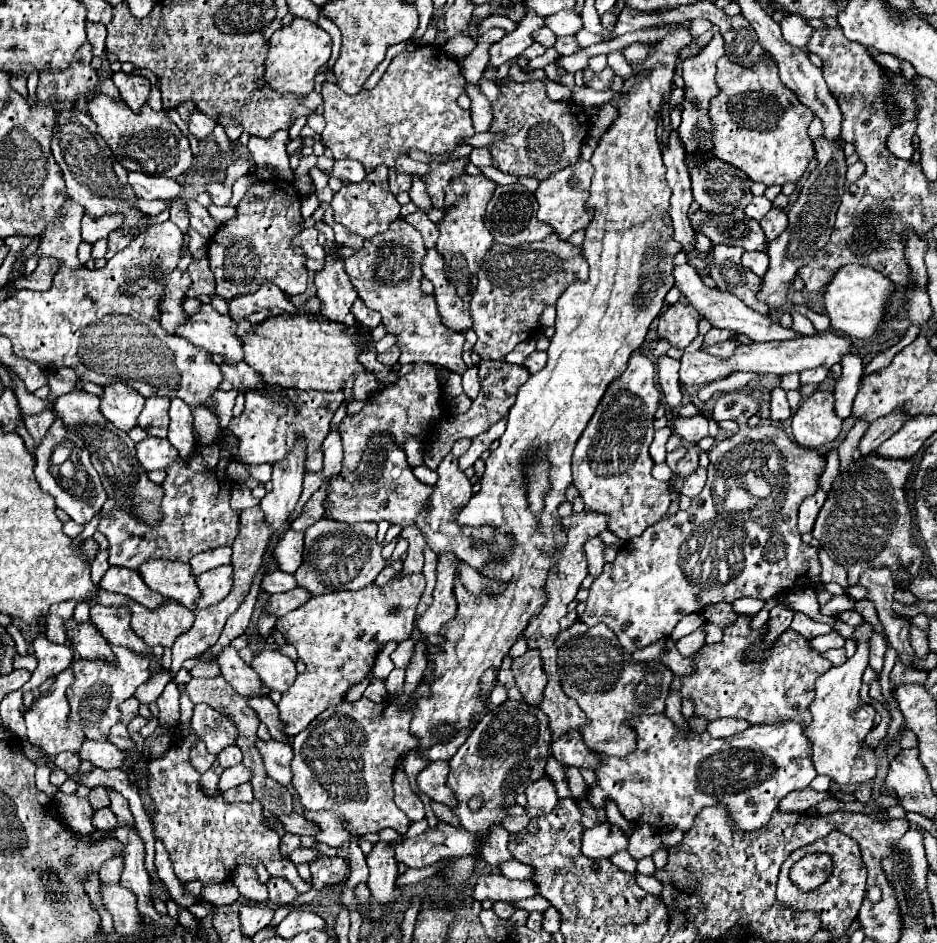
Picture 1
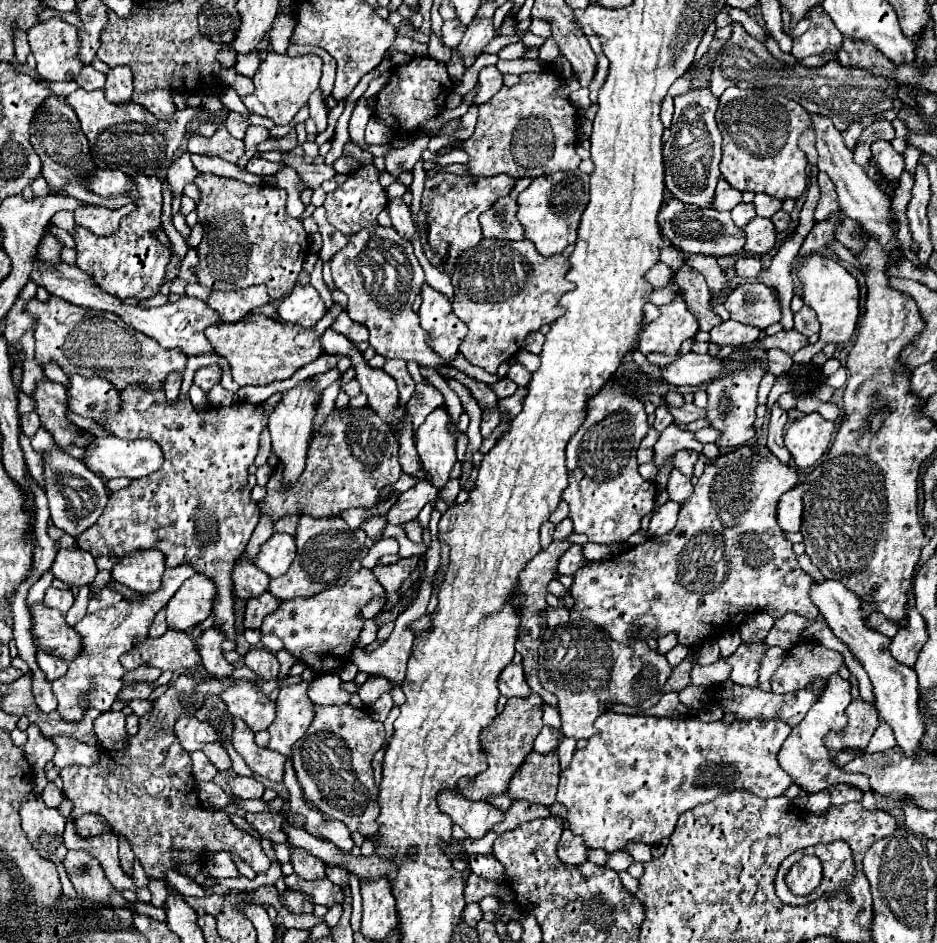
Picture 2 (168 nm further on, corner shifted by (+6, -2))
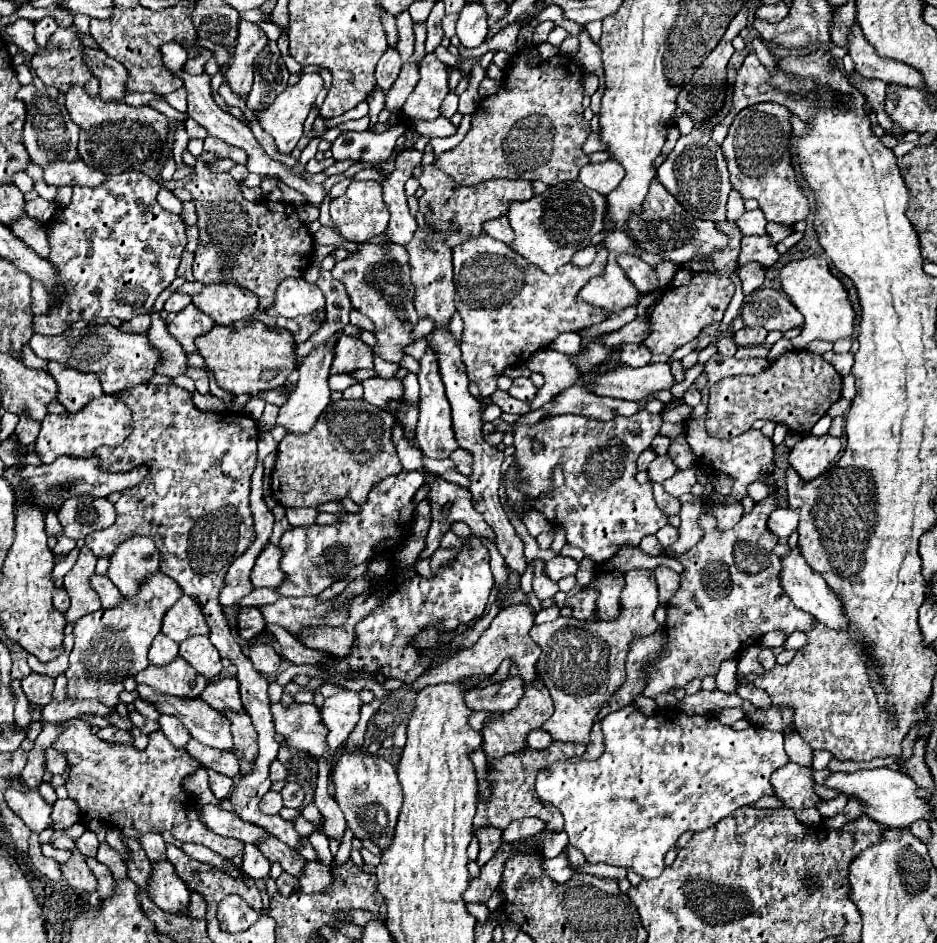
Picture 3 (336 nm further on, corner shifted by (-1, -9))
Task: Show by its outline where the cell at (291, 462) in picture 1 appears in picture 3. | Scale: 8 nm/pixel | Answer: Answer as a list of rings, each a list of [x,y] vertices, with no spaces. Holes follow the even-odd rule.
[[[337,334],[331,336],[325,346],[311,350],[311,352],[303,358],[303,362],[301,362],[301,366],[299,366],[299,382],[297,382],[297,388],[295,388],[295,392],[289,394],[287,404],[281,406],[281,408],[279,408],[279,414],[277,414],[277,424],[279,424],[279,426],[285,426],[289,432],[295,432],[295,434],[309,432],[309,430],[313,428],[313,424],[317,422],[319,414],[321,414],[321,412],[325,410],[325,406],[331,402],[331,398],[329,398],[331,390],[329,390],[327,378],[329,378],[329,368],[331,368],[333,356],[335,356],[333,348],[335,348],[337,340],[339,340]]]

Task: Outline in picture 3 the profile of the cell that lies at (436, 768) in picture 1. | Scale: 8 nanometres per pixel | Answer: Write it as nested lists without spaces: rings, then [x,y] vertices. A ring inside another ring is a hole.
[[[485,826],[485,828],[475,830],[475,836],[479,838],[479,844],[481,844],[481,852],[479,852],[477,864],[483,866],[483,864],[489,862],[489,858],[491,858],[491,856],[499,850],[499,846],[503,844],[503,842],[501,842],[501,830],[499,830],[499,828]]]

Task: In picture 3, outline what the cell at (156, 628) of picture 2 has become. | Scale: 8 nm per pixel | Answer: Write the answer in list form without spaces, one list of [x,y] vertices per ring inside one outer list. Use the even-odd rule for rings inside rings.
[[[159,634],[155,640],[153,640],[153,646],[149,650],[149,662],[153,666],[163,666],[163,664],[169,664],[171,660],[177,658],[177,642],[171,642],[165,634]]]

